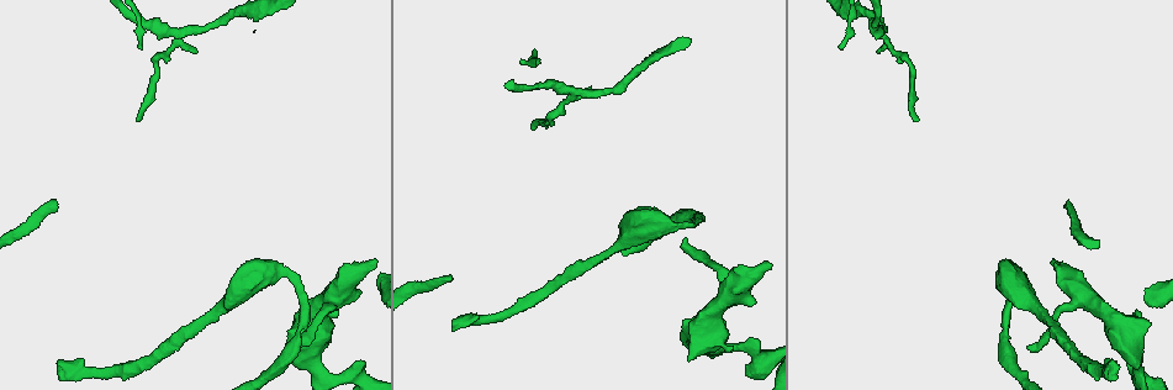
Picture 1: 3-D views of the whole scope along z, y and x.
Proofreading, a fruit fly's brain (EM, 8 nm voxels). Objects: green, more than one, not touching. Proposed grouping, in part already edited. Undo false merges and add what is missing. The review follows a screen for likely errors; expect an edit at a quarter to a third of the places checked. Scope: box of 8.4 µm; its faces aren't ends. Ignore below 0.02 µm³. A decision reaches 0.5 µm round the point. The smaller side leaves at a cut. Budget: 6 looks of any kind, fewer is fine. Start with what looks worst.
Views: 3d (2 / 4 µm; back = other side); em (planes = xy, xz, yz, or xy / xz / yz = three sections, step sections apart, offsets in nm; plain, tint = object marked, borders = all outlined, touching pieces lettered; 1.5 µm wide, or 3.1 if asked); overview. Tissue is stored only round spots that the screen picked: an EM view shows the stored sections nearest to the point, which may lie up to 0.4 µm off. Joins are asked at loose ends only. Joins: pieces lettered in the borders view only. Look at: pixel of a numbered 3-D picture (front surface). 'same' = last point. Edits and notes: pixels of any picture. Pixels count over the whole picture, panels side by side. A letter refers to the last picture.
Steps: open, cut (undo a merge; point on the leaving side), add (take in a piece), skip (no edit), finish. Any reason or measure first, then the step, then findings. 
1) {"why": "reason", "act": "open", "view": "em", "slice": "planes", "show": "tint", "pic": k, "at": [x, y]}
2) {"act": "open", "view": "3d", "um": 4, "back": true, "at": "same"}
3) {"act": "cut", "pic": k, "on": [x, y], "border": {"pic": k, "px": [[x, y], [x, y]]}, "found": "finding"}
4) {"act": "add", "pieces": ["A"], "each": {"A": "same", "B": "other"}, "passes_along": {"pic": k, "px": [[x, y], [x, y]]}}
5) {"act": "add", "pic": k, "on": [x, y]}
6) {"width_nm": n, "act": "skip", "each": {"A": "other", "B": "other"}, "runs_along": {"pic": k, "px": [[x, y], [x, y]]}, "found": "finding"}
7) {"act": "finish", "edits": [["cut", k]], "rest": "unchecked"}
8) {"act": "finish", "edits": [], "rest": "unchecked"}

{"why": "branch stops here", "act": "open", "view": "em", "slice": "xy", "step": 4, "show": "tint", "pic": 1, "at": [1119, 366]}

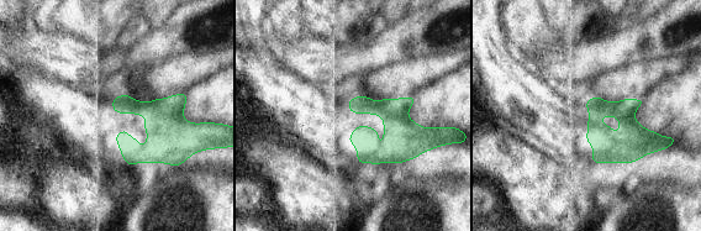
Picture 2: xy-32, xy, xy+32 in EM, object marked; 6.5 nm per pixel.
{"act": "open", "view": "em", "slice": "planes", "show": "borders", "at": "same"}

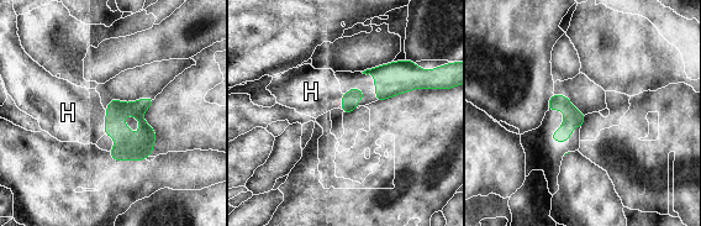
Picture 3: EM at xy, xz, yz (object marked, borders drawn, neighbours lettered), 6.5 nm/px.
{"act": "add", "pieces": ["H"], "each": {"H": "same"}, "passes_along": {"pic": 3, "px": [[128, 147], [105, 122], [68, 112]]}, "found": "the cell continues"}

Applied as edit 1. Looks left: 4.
{"why": "an open end", "act": "open", "view": "3d", "um": 2, "pic": 1, "at": [138, 120]}

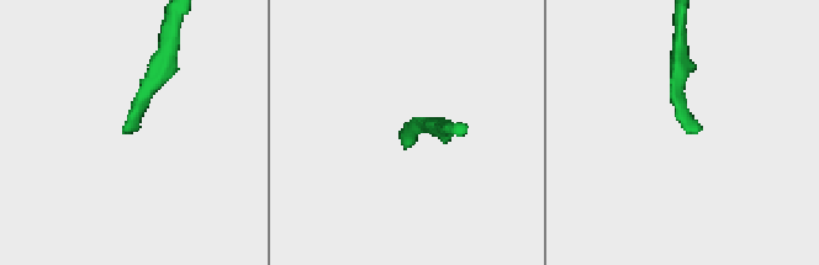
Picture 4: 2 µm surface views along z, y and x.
{"why": "now the EM", "act": "open", "view": "em", "slice": "xy", "step": 8, "show": "tint", "pic": 4, "at": [128, 124]}

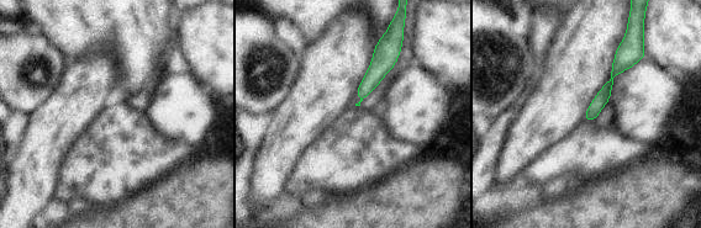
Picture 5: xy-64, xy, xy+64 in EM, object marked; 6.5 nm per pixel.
{"why": "another direction", "act": "open", "view": "em", "slice": "planes", "show": "borders", "at": "same"}

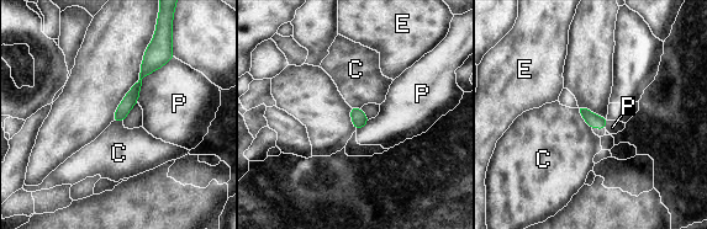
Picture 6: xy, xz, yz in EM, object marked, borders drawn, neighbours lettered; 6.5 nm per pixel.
{"act": "skip", "each": {"C": "other", "E": "other", "P": "other"}, "found": "no lettered piece goes on from it"}

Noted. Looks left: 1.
{"why": "free end", "act": "open", "view": "em", "slice": "planes", "show": "borders", "pic": 1, "at": [751, 339]}

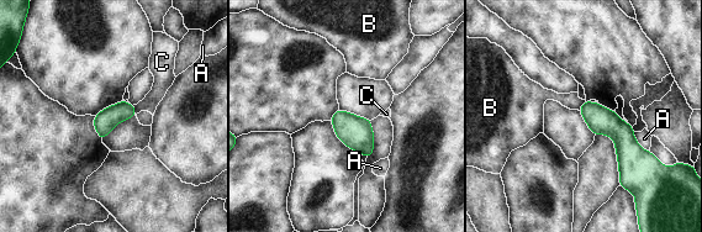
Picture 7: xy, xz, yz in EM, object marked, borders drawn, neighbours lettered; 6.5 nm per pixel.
{"act": "skip", "each": {"A": "other", "B": "other", "C": "other"}, "runs_along": {"pic": 7, "px": [[586, 105], [626, 143], [635, 168]]}, "found": "none of them fits"}

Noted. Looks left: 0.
{"act": "finish", "edits": [["add", 3]], "rest": "unchecked"}

